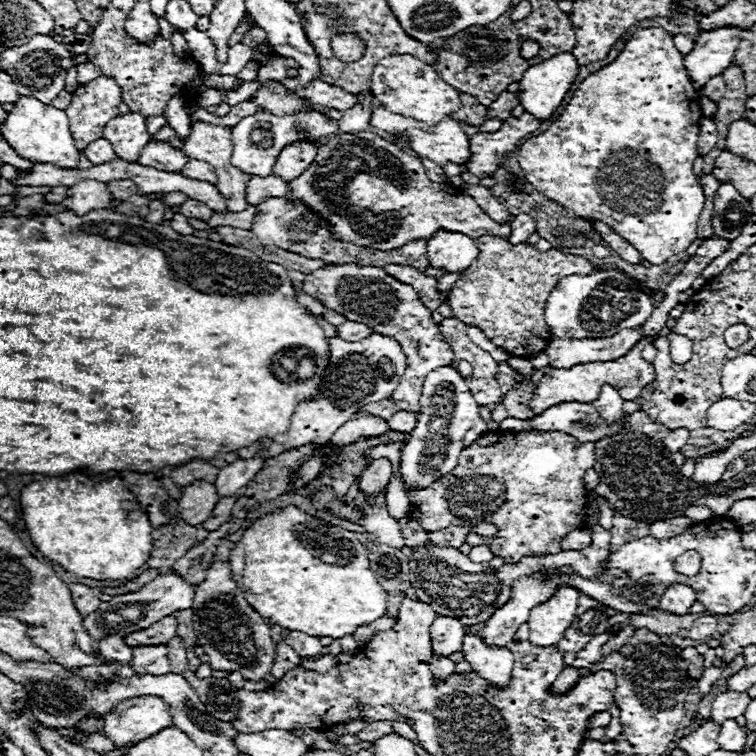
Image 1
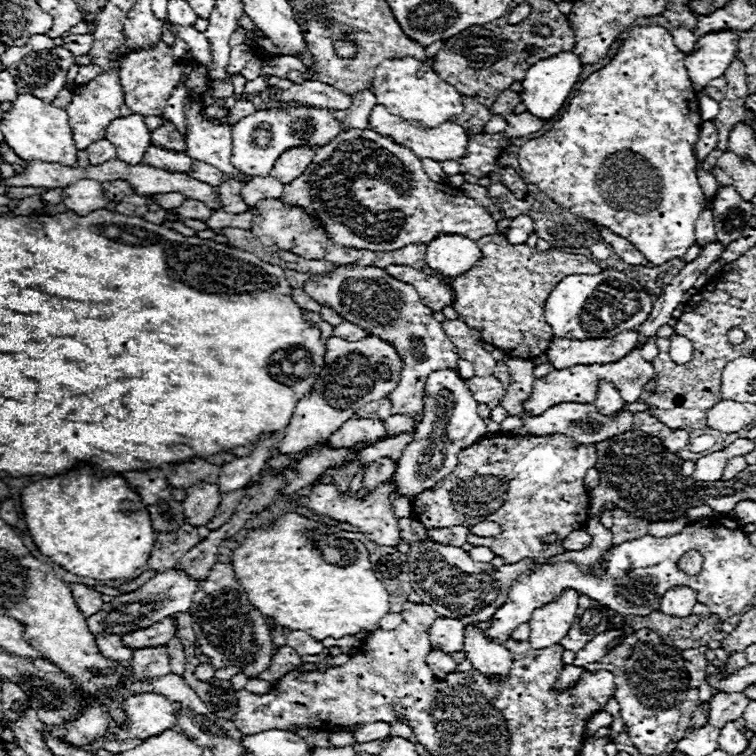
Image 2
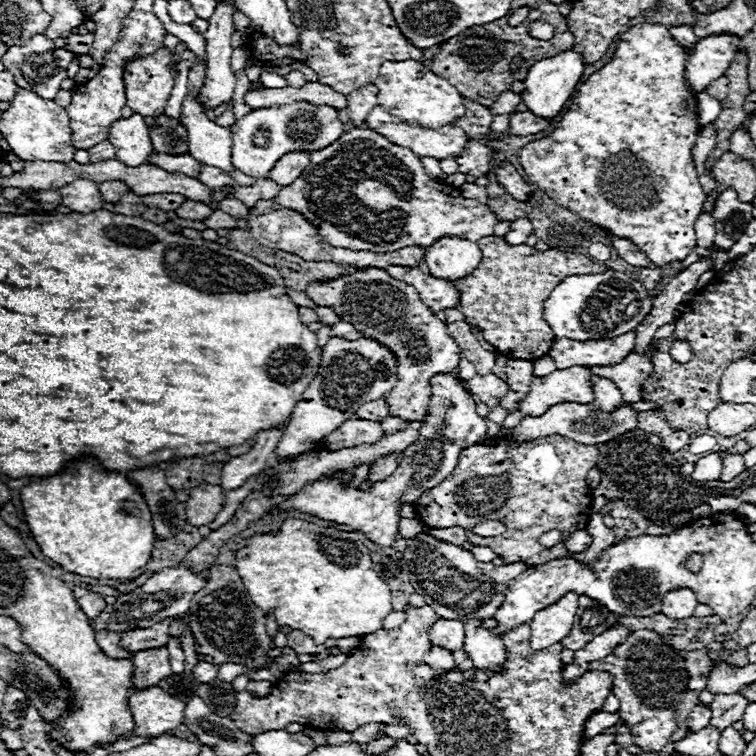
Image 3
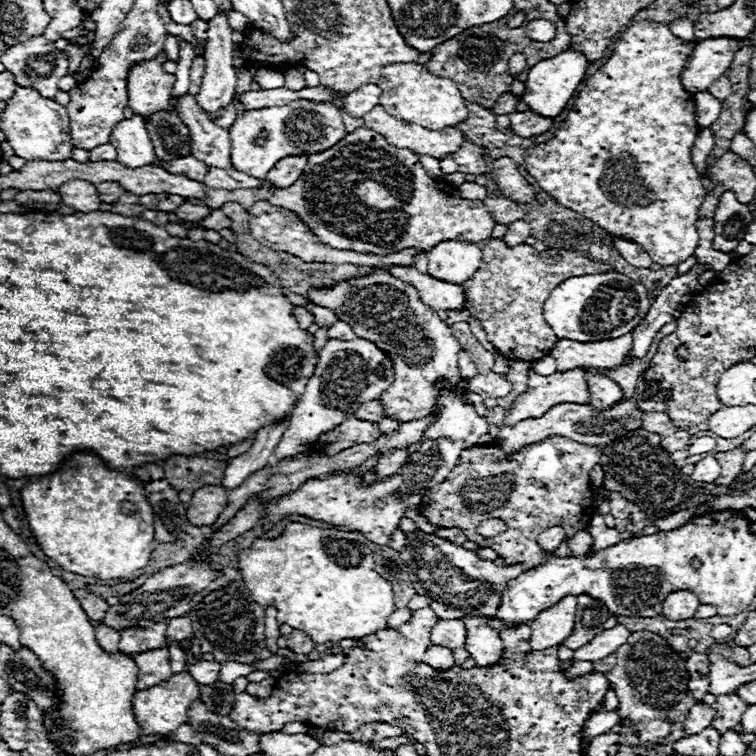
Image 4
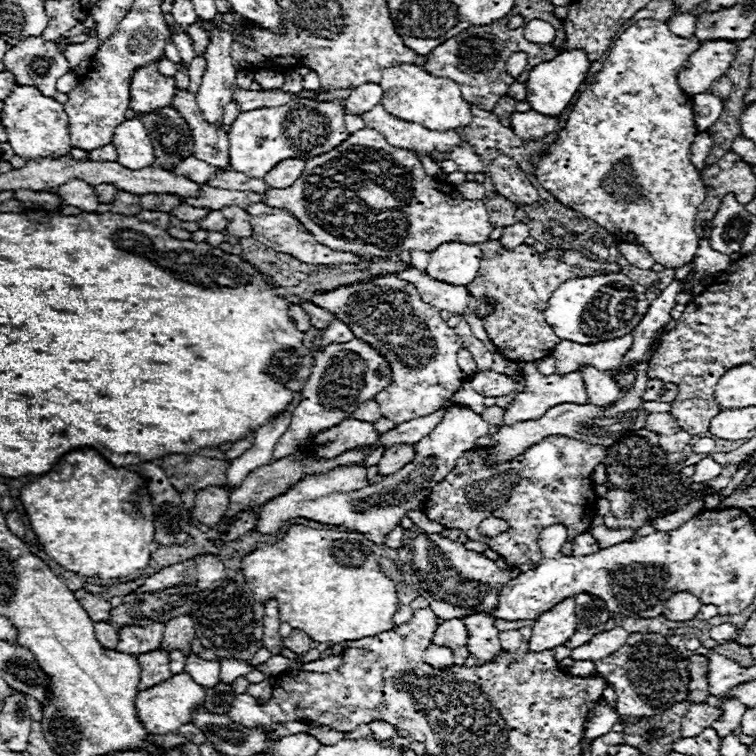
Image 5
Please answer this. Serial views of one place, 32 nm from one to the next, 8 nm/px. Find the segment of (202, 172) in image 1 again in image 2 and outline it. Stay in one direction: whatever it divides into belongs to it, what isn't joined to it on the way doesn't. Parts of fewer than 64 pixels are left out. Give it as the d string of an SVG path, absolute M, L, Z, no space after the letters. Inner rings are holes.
M194 162L194 172L192 172L194 178L202 178L202 182L210 182L210 186L220 186L224 182L224 176L218 168L210 166L210 164L204 164L204 162Z

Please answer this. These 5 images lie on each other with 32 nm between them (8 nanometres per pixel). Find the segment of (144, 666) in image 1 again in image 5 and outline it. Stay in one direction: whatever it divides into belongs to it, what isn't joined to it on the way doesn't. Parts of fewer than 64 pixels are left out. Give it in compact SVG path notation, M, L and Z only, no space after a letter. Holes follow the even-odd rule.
M146 652L138 656L138 662L142 666L142 676L140 676L140 684L138 690L148 690L150 686L164 682L166 678L172 676L170 668L168 668L168 652Z

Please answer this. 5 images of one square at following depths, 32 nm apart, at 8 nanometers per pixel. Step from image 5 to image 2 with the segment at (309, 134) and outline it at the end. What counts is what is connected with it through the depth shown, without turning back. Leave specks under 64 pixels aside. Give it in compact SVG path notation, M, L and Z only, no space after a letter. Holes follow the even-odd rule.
M298 104L294 108L280 108L280 110L256 110L250 116L238 120L232 126L232 164L246 176L262 176L266 178L280 158L290 148L296 146L310 146L320 148L326 146L332 138L342 132L340 120L334 118L334 110L330 108L314 108L308 104ZM256 138L266 138L266 146Z

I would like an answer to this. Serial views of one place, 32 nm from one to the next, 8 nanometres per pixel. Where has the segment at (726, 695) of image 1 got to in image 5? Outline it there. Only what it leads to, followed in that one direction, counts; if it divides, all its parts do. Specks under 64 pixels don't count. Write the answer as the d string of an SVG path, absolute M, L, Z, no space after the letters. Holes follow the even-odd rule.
M722 698L724 702L718 706L722 708L722 716L712 724L714 730L718 730L718 736L724 738L726 734L732 734L738 726L740 726L740 720L742 720L742 714L746 712L746 706L742 706L738 700L728 700L728 698Z

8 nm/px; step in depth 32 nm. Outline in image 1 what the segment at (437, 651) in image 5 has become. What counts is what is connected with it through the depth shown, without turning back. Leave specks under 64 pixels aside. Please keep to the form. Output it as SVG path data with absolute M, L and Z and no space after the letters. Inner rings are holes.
M430 658L430 668L432 668L432 674L434 678L438 680L446 680L450 674L454 674L454 668L456 664L450 660L450 658Z

